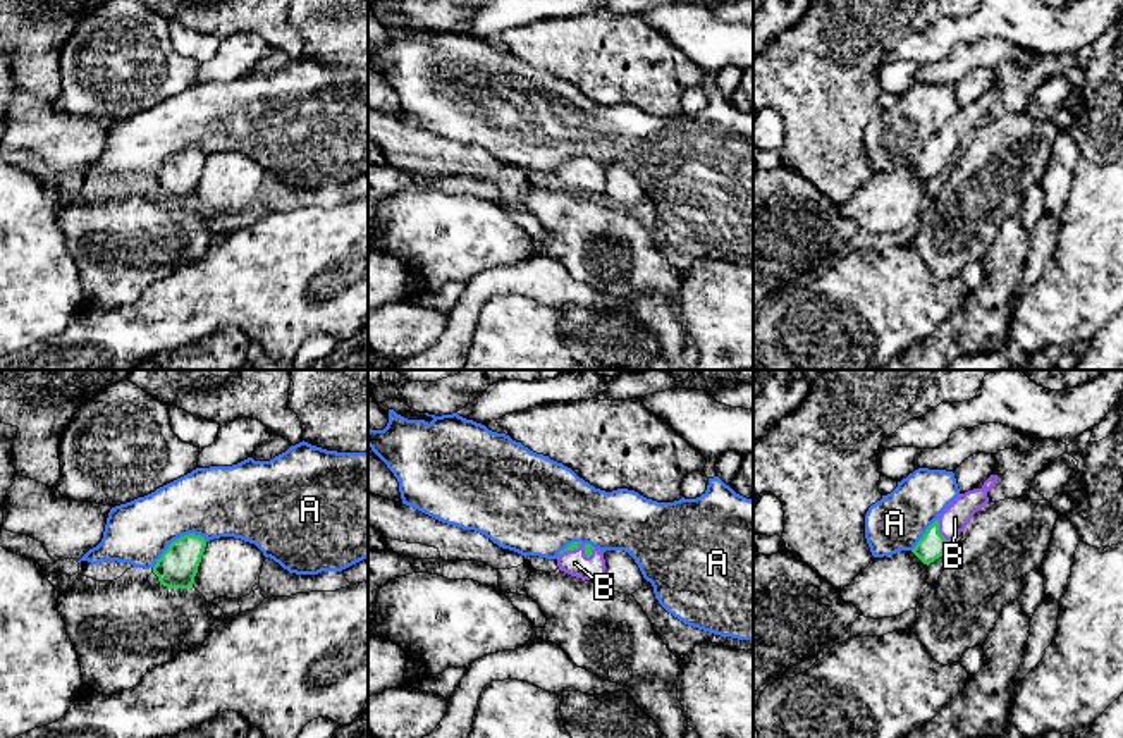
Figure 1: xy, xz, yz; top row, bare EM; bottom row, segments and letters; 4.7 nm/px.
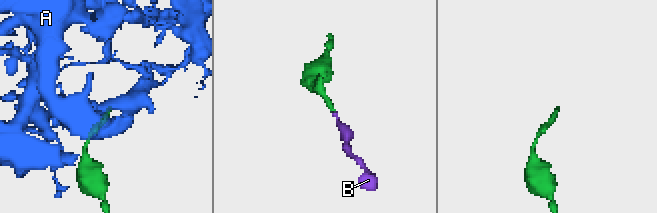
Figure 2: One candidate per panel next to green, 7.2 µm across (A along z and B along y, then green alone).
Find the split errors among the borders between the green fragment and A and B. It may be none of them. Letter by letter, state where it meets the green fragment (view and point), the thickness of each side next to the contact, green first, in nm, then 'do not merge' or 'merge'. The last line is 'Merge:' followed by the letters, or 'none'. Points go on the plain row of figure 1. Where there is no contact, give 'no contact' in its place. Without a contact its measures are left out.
A: contact xy (177, 153); calibres 190 and 320 nm; do not merge
B: contact yz (938, 147); calibres 120 and 130 nm; merge
Merge: B

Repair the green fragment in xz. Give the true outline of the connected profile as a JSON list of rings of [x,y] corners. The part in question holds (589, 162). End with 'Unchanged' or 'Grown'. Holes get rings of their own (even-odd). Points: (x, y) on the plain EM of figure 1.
[[[573,157],[557,170],[557,181],[561,186],[581,193],[592,194],[597,200],[604,198],[605,174],[604,167],[590,158]]]. Grown

